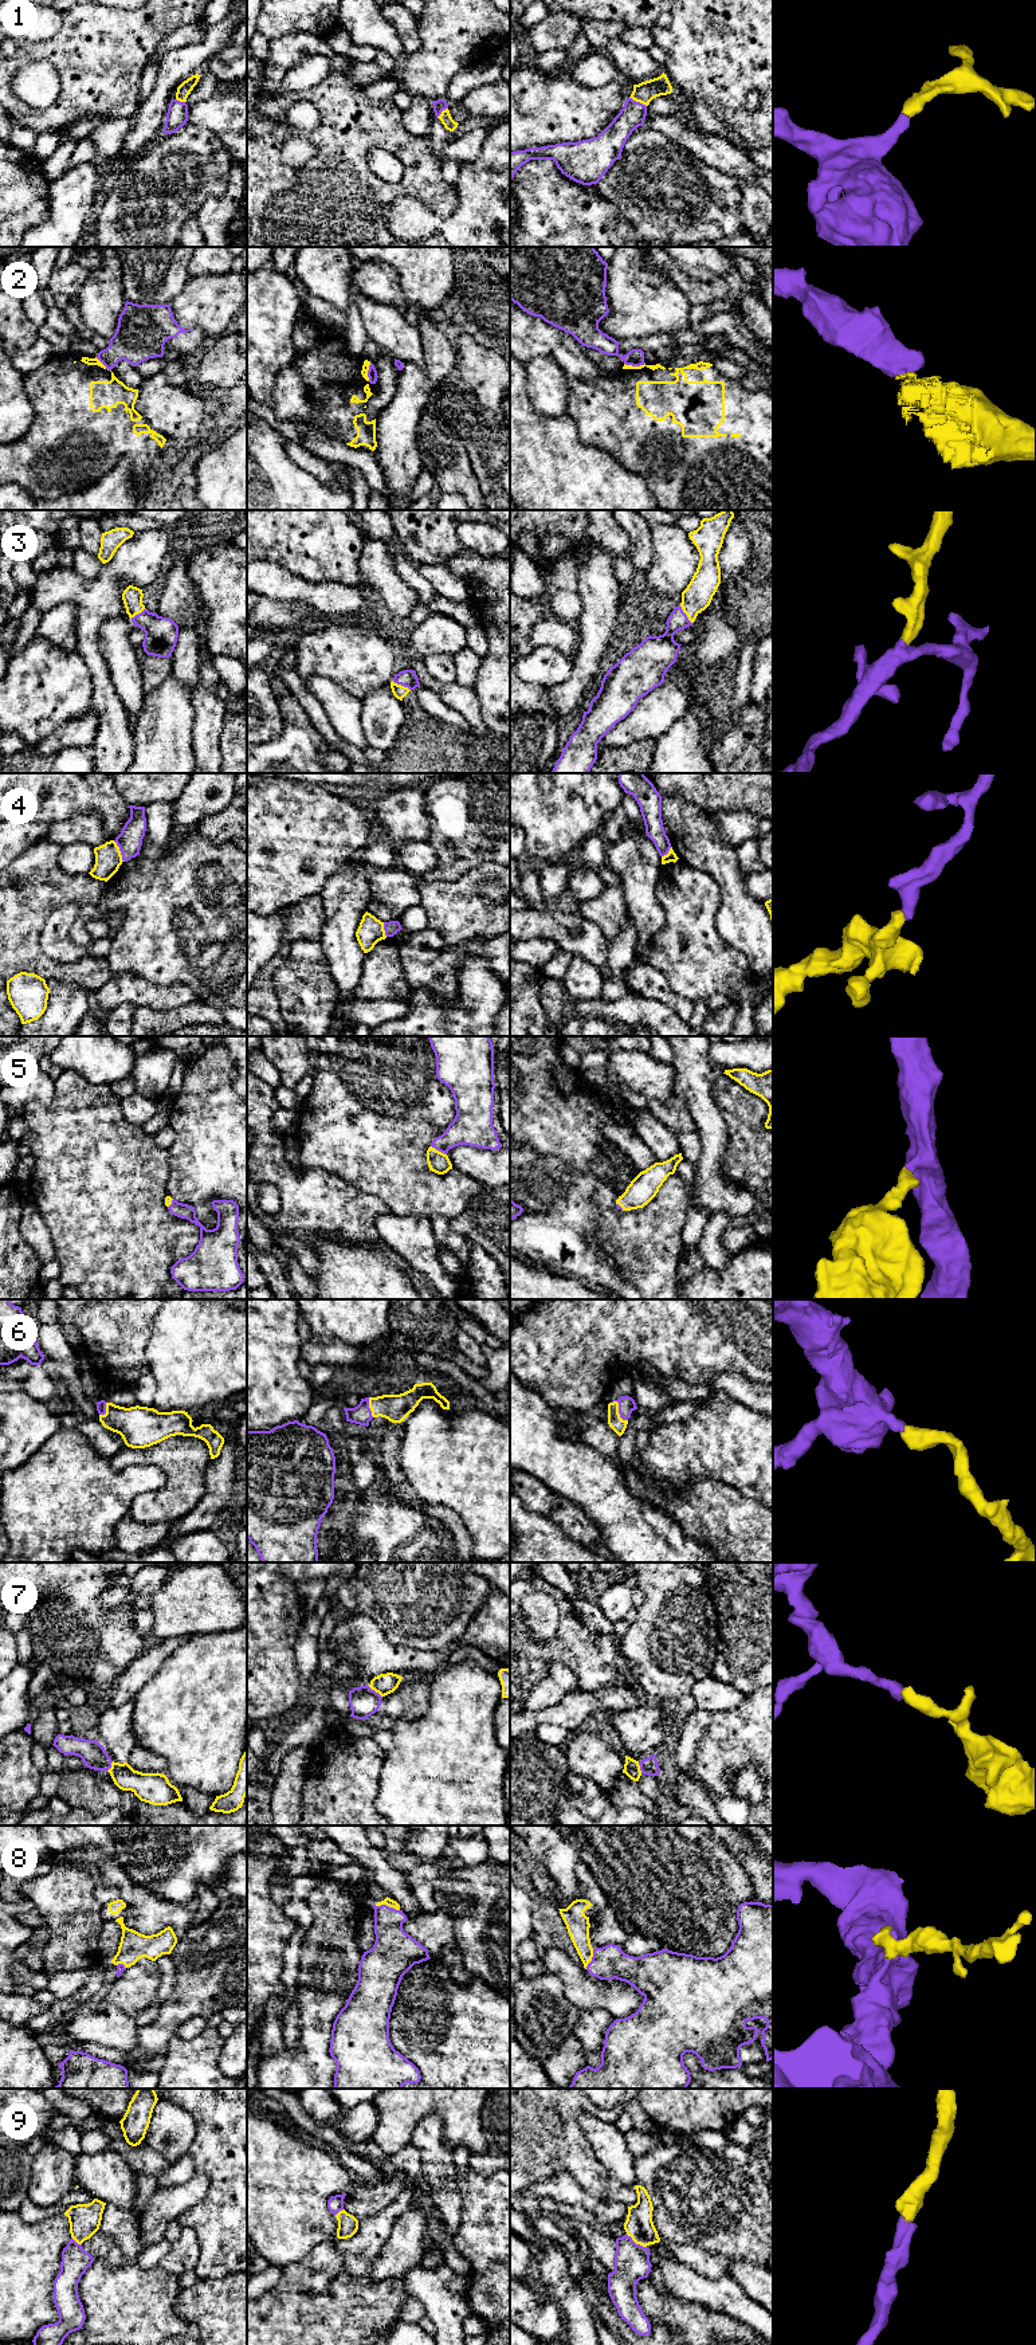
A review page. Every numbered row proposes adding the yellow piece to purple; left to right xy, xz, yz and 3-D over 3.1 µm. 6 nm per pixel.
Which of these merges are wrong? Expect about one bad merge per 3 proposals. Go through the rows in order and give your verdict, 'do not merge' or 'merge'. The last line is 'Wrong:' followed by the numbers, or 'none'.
1: merge
2: do not merge
3: merge
4: do not merge
5: merge
6: merge
7: do not merge
8: merge
9: merge
Wrong: 2, 4, 7

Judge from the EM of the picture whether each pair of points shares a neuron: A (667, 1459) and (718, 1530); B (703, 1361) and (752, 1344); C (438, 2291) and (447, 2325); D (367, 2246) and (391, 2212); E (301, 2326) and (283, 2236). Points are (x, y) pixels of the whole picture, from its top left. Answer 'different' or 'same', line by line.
A: different
B: same
C: same
D: same
E: different

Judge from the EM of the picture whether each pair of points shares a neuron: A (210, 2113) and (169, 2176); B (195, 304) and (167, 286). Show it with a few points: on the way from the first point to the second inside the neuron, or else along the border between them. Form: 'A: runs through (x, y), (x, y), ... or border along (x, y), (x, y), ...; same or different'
A: border along (187, 2153), (192, 2159), (196, 2173); different
B: border along (188, 277), (183, 289), (168, 304); different

